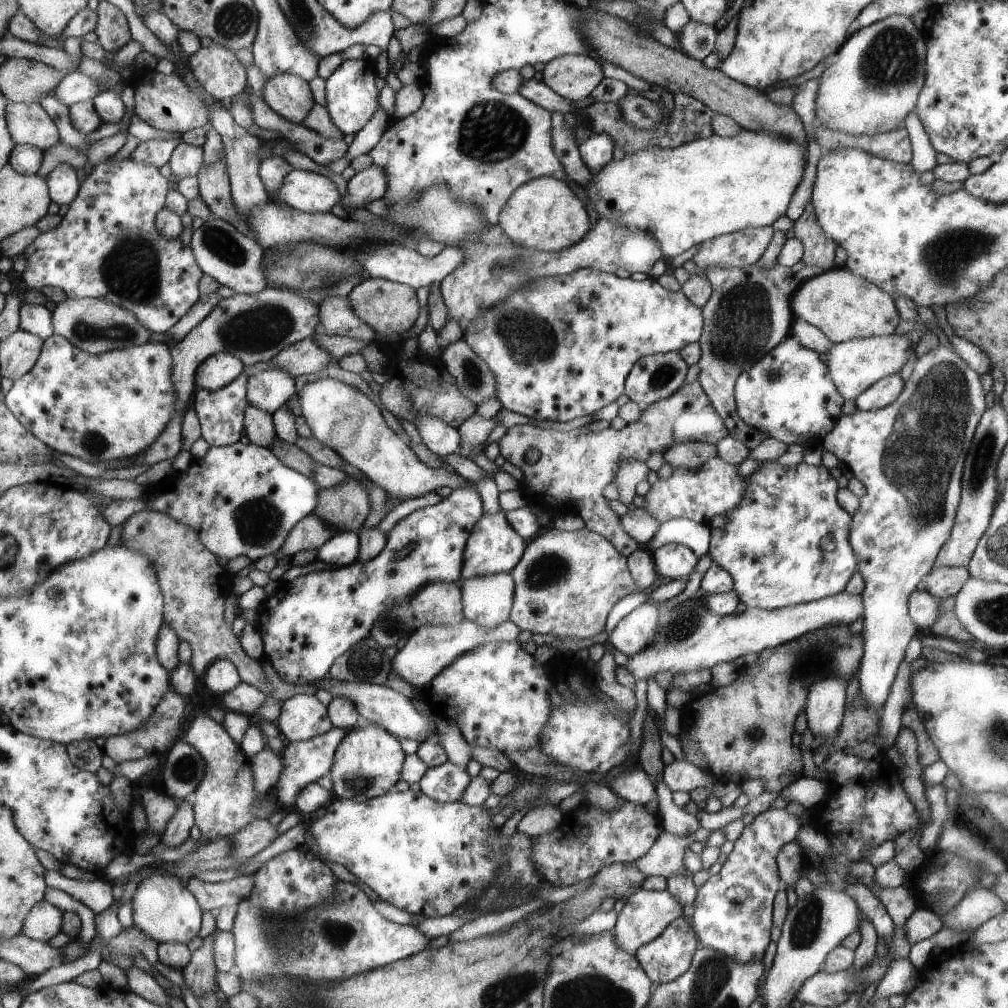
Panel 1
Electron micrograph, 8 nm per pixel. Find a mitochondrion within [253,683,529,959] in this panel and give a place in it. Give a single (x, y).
(336, 935)

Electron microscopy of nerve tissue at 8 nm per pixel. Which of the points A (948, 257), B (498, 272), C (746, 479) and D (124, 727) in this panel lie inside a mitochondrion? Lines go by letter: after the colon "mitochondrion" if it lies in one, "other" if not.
A: mitochondrion
B: mitochondrion
C: other
D: other

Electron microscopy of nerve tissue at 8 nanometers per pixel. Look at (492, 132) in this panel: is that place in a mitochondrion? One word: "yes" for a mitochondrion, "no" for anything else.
yes

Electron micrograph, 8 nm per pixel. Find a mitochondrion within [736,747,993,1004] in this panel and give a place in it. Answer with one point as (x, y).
(806, 926)

